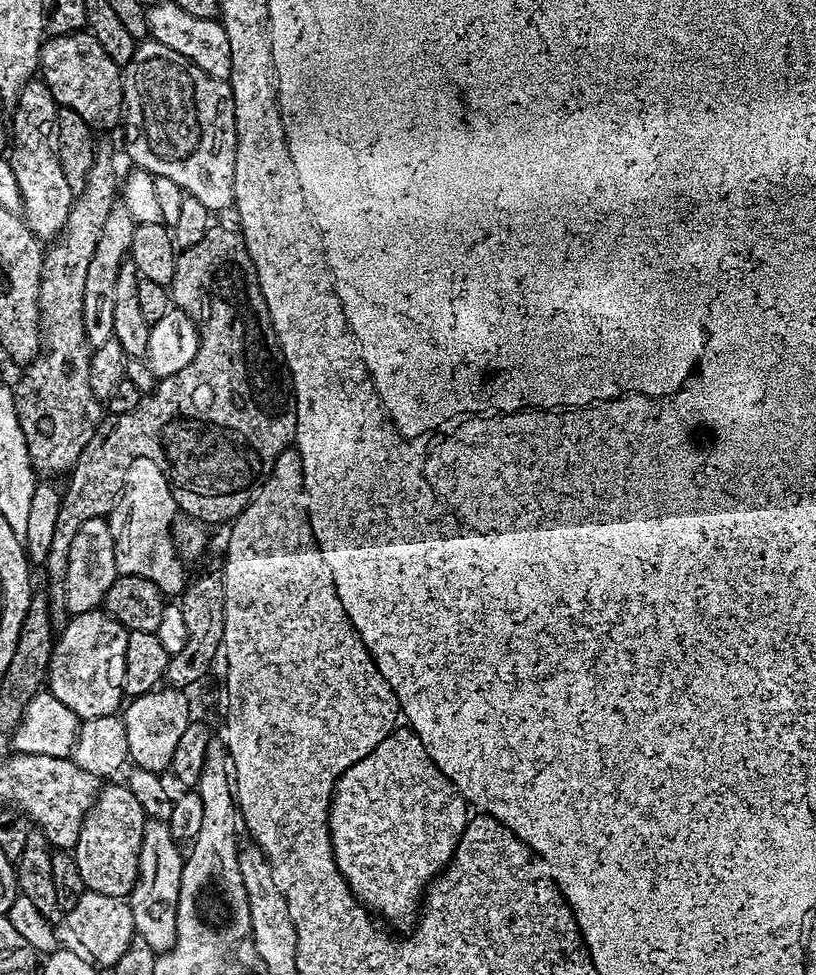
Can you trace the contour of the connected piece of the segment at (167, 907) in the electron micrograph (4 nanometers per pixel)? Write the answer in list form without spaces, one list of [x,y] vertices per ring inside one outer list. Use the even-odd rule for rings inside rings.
[[[154,819],[145,823],[140,857],[136,863],[136,885],[127,901],[134,914],[136,935],[146,938],[146,942],[158,954],[169,952],[176,941],[176,907],[186,859],[185,853],[180,853],[180,848],[181,845],[171,836],[167,823]]]

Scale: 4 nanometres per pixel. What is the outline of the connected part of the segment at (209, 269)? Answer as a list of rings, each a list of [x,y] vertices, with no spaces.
[[[216,222],[208,227],[206,234],[202,234],[202,239],[198,243],[183,249],[176,257],[170,295],[173,305],[180,308],[196,324],[196,329],[200,335],[198,354],[194,354],[192,361],[186,366],[182,366],[182,370],[178,370],[178,374],[163,377],[147,398],[140,399],[134,410],[130,410],[129,413],[121,416],[113,415],[111,418],[101,420],[94,438],[90,438],[90,442],[86,442],[86,450],[82,450],[78,462],[72,467],[71,473],[67,477],[67,480],[69,479],[68,489],[66,487],[63,489],[60,498],[58,522],[54,525],[54,538],[50,541],[48,556],[44,559],[42,565],[43,571],[48,571],[48,580],[52,583],[46,589],[46,595],[49,599],[48,609],[50,610],[50,622],[53,629],[65,628],[70,619],[70,613],[64,601],[66,598],[66,586],[64,585],[66,582],[66,566],[70,562],[70,542],[74,542],[74,534],[78,534],[78,530],[82,530],[82,526],[86,526],[86,522],[107,517],[108,513],[114,510],[118,494],[124,489],[124,475],[126,470],[130,470],[130,462],[134,462],[138,458],[150,458],[154,462],[158,462],[158,466],[164,471],[166,478],[172,485],[177,509],[185,517],[205,526],[224,523],[224,525],[227,525],[235,520],[240,515],[240,511],[248,505],[257,485],[272,473],[272,467],[278,462],[278,454],[282,454],[287,448],[293,447],[296,439],[296,396],[292,392],[292,378],[288,374],[288,366],[284,363],[284,356],[280,353],[280,343],[274,334],[274,326],[270,322],[270,310],[266,310],[266,298],[262,298],[262,285],[258,282],[256,267],[246,250],[246,242],[239,231],[235,227],[223,228],[219,222]]]

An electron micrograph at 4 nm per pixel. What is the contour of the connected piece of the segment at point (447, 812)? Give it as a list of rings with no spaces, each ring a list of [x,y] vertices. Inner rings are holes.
[[[407,726],[397,727],[373,752],[366,754],[366,758],[354,762],[354,766],[350,766],[341,774],[332,790],[332,803],[328,805],[328,833],[332,839],[332,853],[338,870],[344,876],[348,889],[356,895],[357,900],[365,908],[373,913],[381,912],[388,920],[400,920],[415,910],[416,903],[419,900],[421,903],[426,889],[432,883],[432,872],[436,872],[436,868],[440,868],[440,864],[448,860],[448,852],[452,852],[452,844],[456,844],[456,836],[460,836],[460,824],[464,824],[464,804],[460,804],[460,799],[462,799],[462,793],[457,790],[455,784],[450,783],[448,777],[444,776],[442,770],[430,759],[424,741],[418,739],[415,732]]]

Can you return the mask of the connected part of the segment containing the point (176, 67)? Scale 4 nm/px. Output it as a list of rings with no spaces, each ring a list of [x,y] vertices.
[[[148,38],[143,42],[137,43],[136,49],[130,62],[122,68],[122,75],[124,77],[124,110],[122,113],[122,129],[124,128],[124,148],[128,151],[128,156],[133,160],[137,169],[144,169],[151,172],[154,177],[161,176],[162,178],[170,178],[170,182],[178,182],[178,186],[183,188],[185,193],[194,198],[198,198],[198,202],[202,202],[202,206],[206,206],[208,211],[213,214],[219,214],[223,208],[231,209],[233,207],[232,199],[234,198],[234,166],[236,165],[236,128],[235,128],[235,114],[234,114],[234,98],[232,97],[232,86],[227,80],[215,80],[206,75],[202,70],[198,70],[198,66],[194,66],[188,59],[182,58],[182,54],[174,54],[174,50],[170,50],[170,46],[162,46],[157,40]]]

